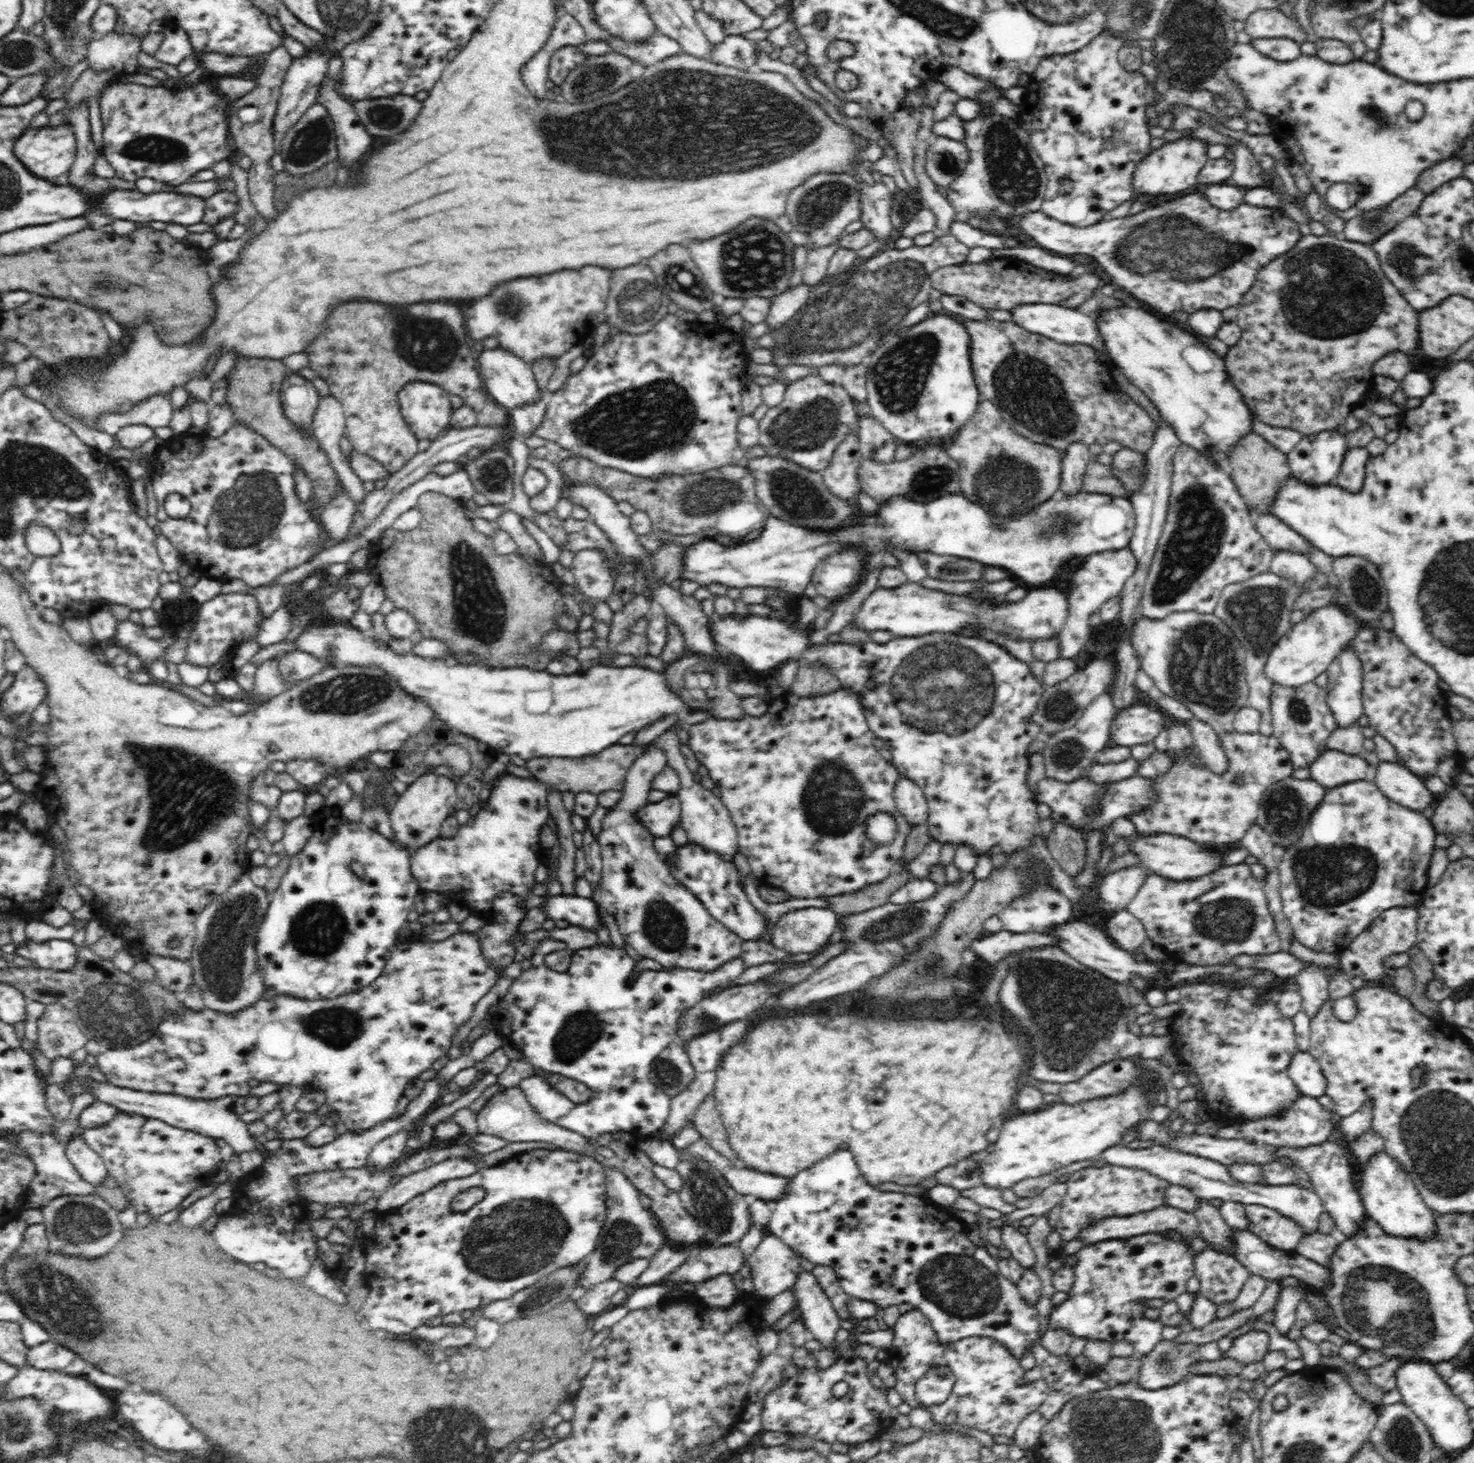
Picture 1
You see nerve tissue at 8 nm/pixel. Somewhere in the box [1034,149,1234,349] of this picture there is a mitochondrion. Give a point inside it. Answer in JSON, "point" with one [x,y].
{"point":[1074,184]}

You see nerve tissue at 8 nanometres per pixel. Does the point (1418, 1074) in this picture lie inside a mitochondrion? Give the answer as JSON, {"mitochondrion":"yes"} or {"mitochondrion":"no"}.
{"mitochondrion":"yes"}

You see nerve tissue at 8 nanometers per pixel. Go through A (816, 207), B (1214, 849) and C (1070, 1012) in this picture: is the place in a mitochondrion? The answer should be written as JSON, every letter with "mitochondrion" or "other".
{"A":"mitochondrion","B":"other","C":"mitochondrion"}

